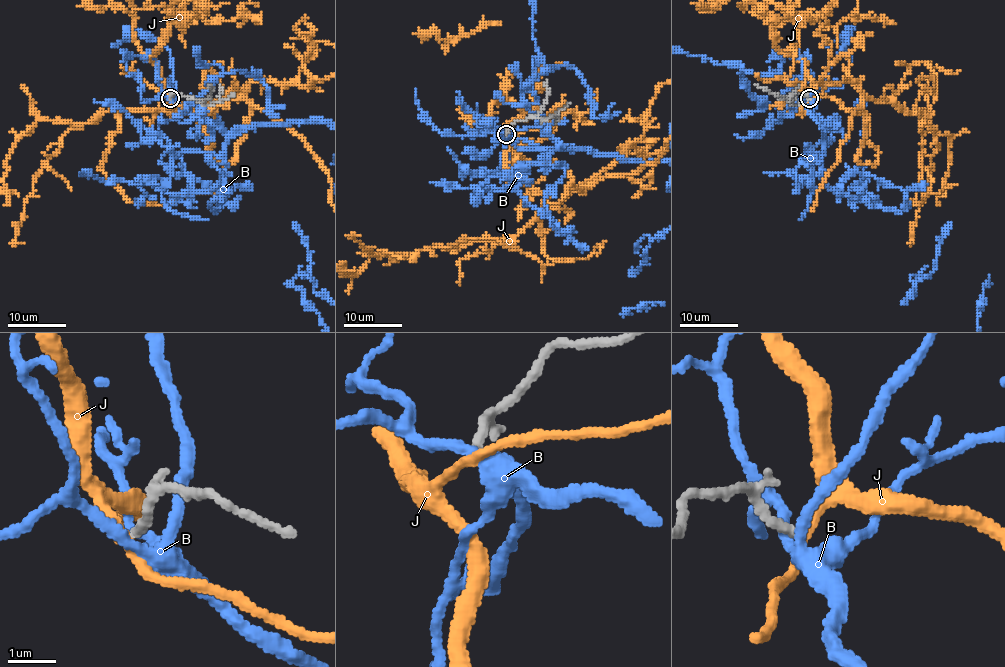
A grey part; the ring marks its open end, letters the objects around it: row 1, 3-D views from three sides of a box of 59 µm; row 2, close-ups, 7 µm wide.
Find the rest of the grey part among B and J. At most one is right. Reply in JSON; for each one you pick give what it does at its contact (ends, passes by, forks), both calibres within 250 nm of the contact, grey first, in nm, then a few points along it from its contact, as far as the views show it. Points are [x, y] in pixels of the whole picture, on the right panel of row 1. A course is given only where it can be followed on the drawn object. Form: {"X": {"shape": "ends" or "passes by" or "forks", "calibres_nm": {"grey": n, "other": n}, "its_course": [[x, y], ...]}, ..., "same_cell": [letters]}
{"same_cell": []}

